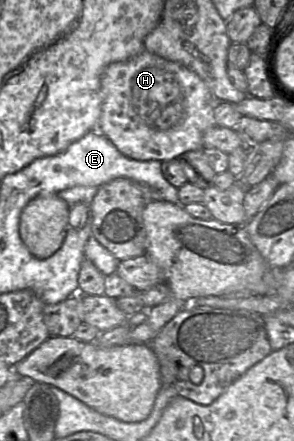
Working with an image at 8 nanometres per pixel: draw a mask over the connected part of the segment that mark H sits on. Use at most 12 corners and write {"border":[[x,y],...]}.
{"border":[[146,50],[108,65],[97,131],[124,156],[204,150],[221,102]]}

